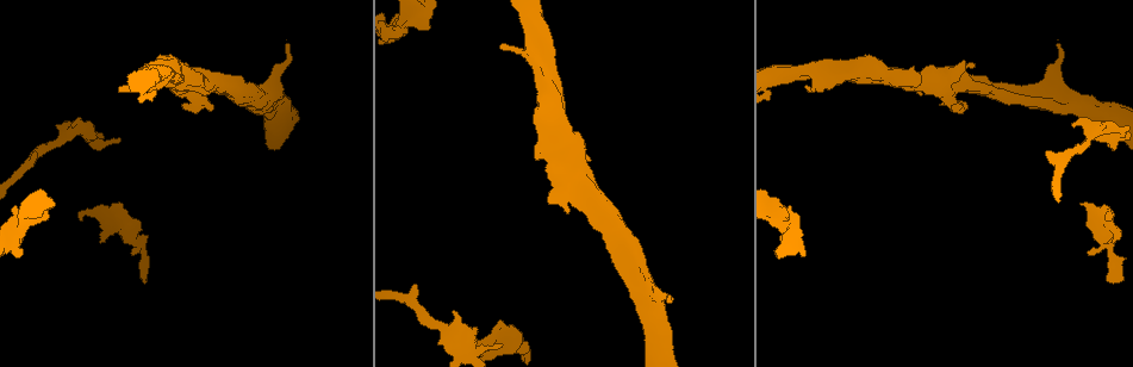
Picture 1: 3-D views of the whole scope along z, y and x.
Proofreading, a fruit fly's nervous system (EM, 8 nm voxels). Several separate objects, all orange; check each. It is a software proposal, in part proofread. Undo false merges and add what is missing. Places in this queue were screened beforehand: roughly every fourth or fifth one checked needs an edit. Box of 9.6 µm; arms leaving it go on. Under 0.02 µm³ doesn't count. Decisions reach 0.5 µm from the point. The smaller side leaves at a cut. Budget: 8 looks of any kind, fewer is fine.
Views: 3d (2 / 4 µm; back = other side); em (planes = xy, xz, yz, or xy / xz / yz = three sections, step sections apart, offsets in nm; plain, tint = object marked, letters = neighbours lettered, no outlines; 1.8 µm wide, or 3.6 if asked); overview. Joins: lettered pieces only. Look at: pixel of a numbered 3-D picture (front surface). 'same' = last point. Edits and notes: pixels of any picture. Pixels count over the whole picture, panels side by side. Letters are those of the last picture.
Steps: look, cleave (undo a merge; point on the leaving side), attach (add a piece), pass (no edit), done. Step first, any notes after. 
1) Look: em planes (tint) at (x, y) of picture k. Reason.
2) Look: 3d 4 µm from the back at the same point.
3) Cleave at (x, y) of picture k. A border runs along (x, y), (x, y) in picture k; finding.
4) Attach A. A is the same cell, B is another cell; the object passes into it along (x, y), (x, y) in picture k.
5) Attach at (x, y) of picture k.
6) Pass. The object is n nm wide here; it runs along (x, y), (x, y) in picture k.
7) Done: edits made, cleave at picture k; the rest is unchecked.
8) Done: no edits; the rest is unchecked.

Look: em planes (letters) at (669, 295) of picture 1. Branch stops here.

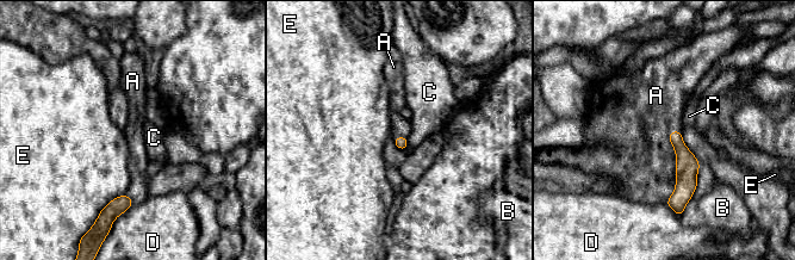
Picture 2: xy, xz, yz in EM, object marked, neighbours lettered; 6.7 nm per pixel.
Attach A. The object is 80 nm wide here; A is the same cell, B, C, D and E are other cells; the object passes into it along (687, 166), (676, 163), (644, 167) in picture 2; it goes on there.

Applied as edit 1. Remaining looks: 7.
Look: overview. Redraw.

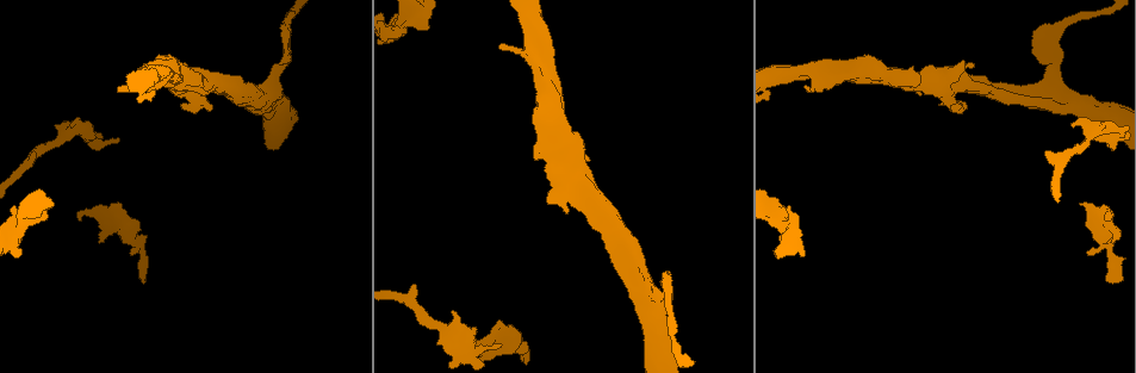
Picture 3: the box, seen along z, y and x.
Look: em xz step 16 (letters) at (967, 109) of picture 3. Free end.

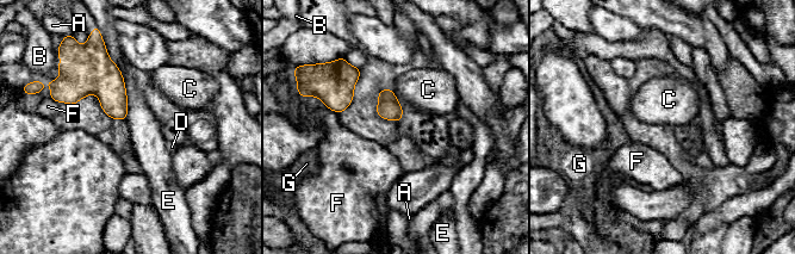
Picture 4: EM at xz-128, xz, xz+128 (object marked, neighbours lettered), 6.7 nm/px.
Look: em planes (letters) at the same point. Another direction.

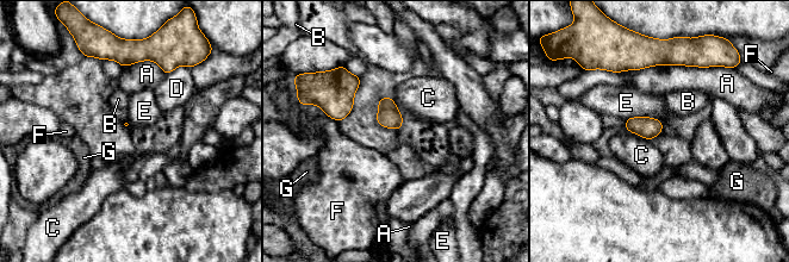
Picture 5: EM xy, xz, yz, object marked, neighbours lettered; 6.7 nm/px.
Pass. The longest contact is with A, 600 nm; A, B, C, D, E, F and G are other cells; a border runs along (626, 118), (654, 117), (663, 124) in picture 5; no lettered piece goes on from it.

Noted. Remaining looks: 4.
Look: 3d 2 µm at (1111, 241) of picture 3. An open end.

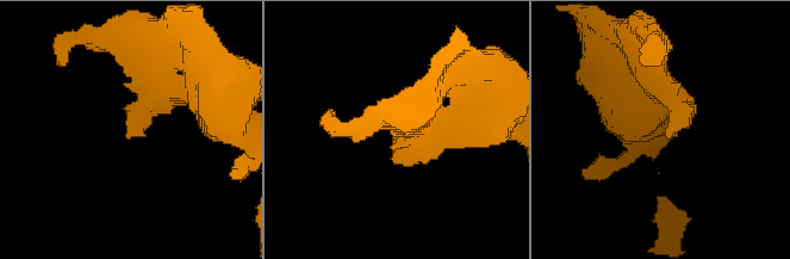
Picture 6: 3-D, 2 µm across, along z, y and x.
Look: em planes (letters) at (669, 137) of picture 6.

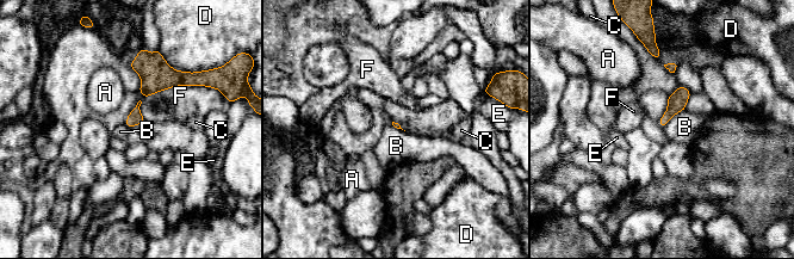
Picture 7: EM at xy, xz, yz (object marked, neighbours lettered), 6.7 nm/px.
Pass. A, B, C, D, E and F are other cells; a border runs along (686, 109), (676, 112), (664, 128) in picture 7; none of them fits.

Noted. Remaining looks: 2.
Look: em planes (plain) at (780, 210) of picture 3.

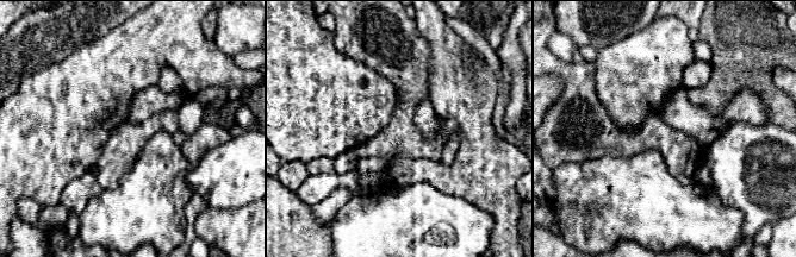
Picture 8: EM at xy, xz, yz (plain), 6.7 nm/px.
Look: em planes (letters) at the same point. What lies round it.

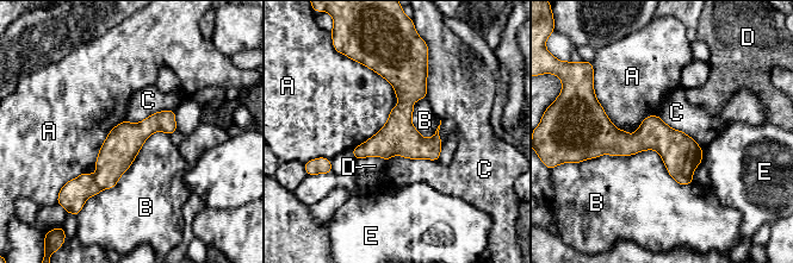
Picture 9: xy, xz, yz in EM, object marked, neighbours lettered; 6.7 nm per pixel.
Pass. A, B, C, D and E are other cells; it runs along (172, 113), (149, 125), (85, 188) in picture 9; continuous, no second cell.

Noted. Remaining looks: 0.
Done: edits made, attach at picture 2; the rest is unchecked.

